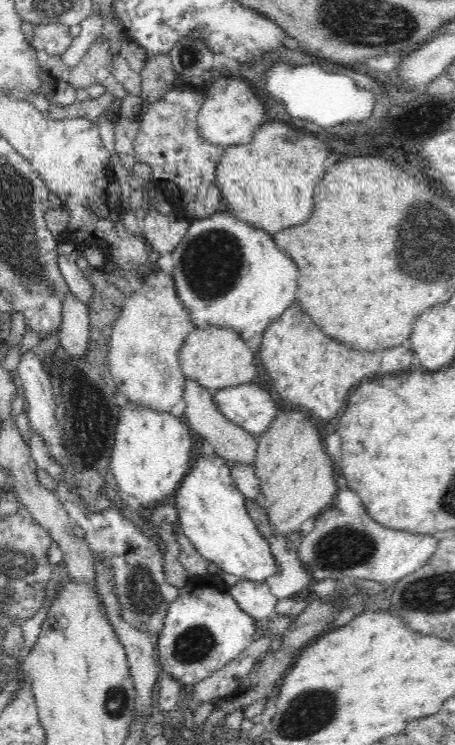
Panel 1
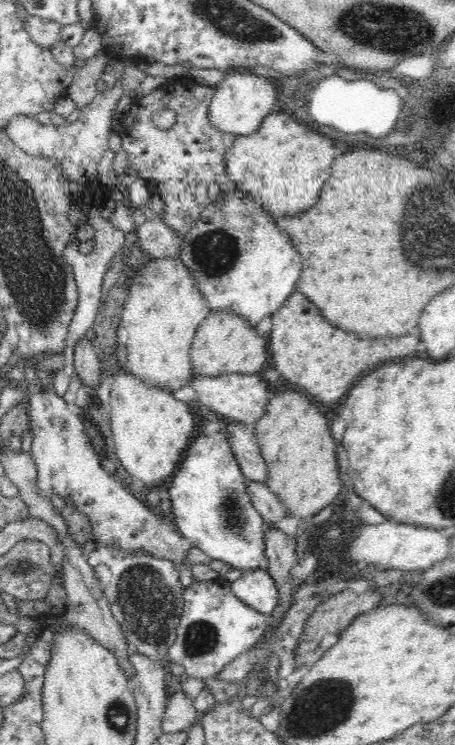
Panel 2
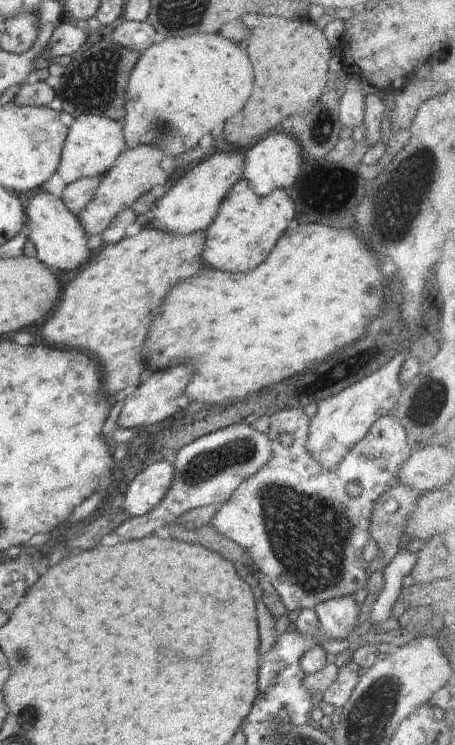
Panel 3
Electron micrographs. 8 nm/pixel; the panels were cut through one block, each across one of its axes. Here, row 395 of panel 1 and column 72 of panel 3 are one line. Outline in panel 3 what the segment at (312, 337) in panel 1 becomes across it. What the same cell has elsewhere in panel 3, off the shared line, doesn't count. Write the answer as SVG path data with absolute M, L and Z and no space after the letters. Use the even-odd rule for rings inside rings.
M146 225L136 236L124 237L118 244L102 248L94 258L79 269L78 274L62 289L52 316L40 328L44 340L66 346L66 348L88 352L98 366L102 368L102 386L109 396L134 386L147 374L148 366L142 358L142 344L152 320L152 314L160 310L166 292L180 280L200 274L202 268L202 248L204 248L204 231L192 234L166 234L158 228Z

